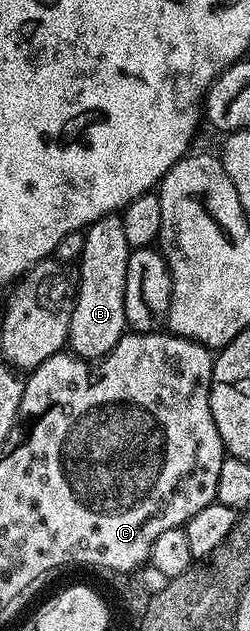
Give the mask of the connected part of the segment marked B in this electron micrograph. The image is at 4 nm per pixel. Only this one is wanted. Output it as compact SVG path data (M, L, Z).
M121 215L102 216L85 229L82 254L76 264L74 309L66 334L66 343L73 355L95 361L106 356L127 331L124 282L131 251L130 243L124 238Z

